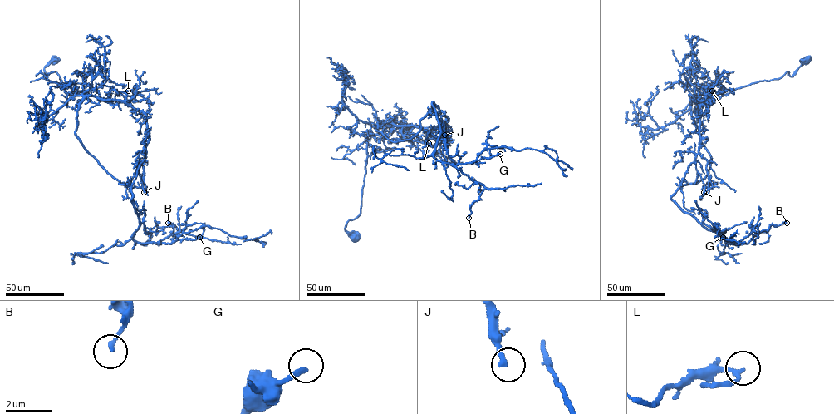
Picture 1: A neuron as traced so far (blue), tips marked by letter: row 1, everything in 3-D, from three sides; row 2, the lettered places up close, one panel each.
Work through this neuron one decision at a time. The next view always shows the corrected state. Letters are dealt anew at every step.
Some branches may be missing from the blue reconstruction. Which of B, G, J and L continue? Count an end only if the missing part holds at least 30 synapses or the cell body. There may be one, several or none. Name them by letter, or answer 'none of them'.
J

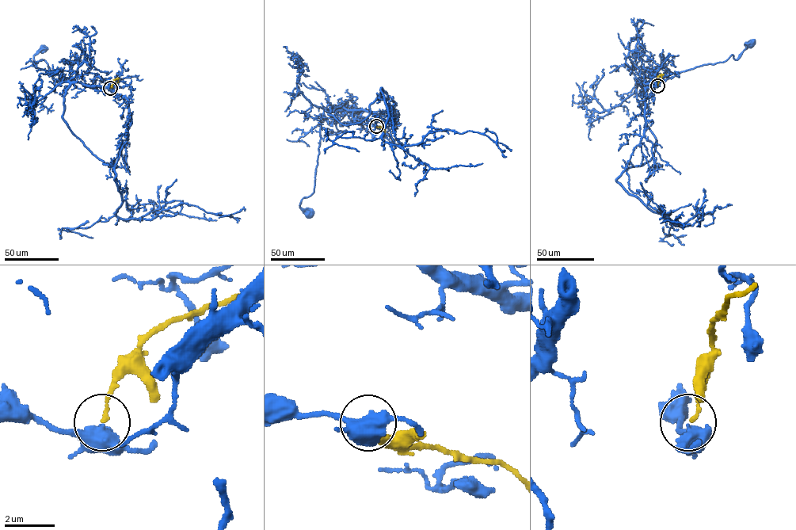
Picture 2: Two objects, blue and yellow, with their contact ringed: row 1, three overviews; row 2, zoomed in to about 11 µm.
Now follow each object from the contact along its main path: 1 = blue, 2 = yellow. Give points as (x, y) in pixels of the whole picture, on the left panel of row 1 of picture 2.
1: (110, 89), (79, 82), (55, 85), (48, 64), (43, 59), (35, 63), (33, 56), (42, 48)
2: (110, 88), (118, 81), (117, 78), (113, 80)

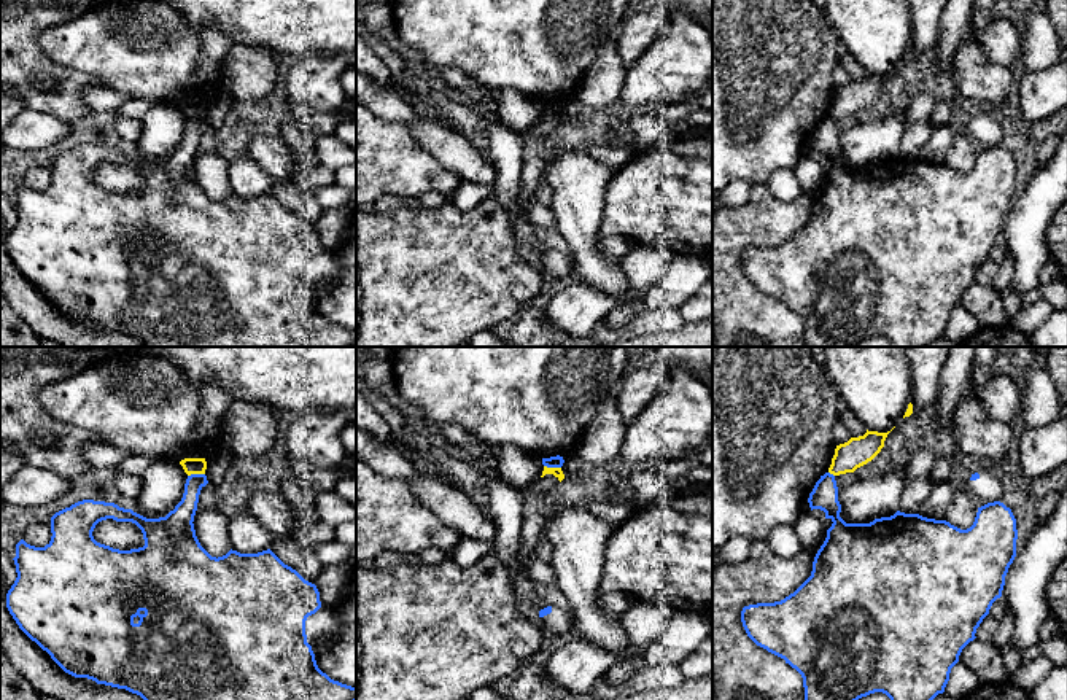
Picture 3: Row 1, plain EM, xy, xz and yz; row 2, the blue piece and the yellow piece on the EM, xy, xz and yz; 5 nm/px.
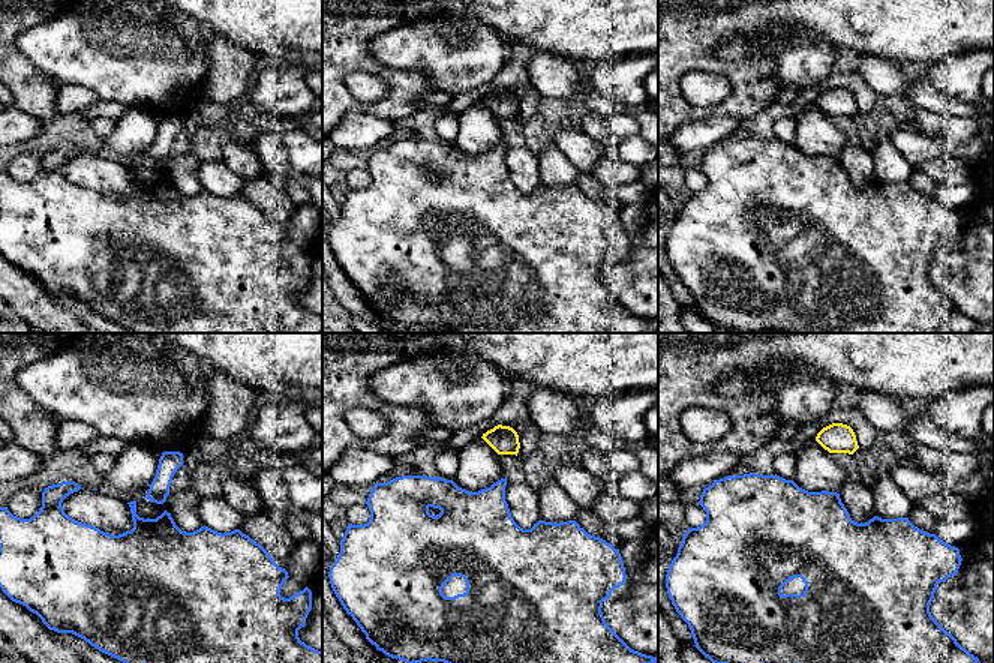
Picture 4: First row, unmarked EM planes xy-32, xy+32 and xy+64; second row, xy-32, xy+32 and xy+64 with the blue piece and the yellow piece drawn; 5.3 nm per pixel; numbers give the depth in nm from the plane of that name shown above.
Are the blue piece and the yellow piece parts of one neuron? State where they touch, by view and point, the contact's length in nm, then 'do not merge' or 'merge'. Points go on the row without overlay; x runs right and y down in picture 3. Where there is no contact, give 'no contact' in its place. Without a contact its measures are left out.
xy (196, 118) | 90 nm | do not merge

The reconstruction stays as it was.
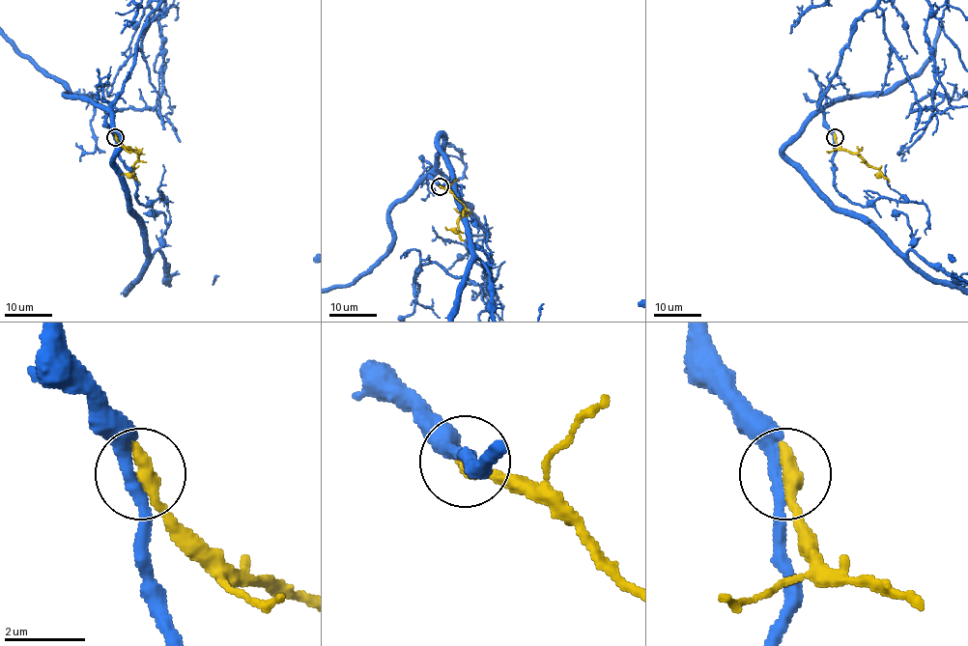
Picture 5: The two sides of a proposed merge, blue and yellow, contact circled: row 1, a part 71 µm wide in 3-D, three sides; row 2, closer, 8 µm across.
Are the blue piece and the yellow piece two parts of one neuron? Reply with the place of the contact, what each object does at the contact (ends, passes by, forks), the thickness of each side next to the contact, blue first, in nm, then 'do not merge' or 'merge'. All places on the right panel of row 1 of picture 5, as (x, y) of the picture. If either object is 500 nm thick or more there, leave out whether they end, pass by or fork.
(835, 137) | blue passes by | yellow ends | 300/440 nm | merge

